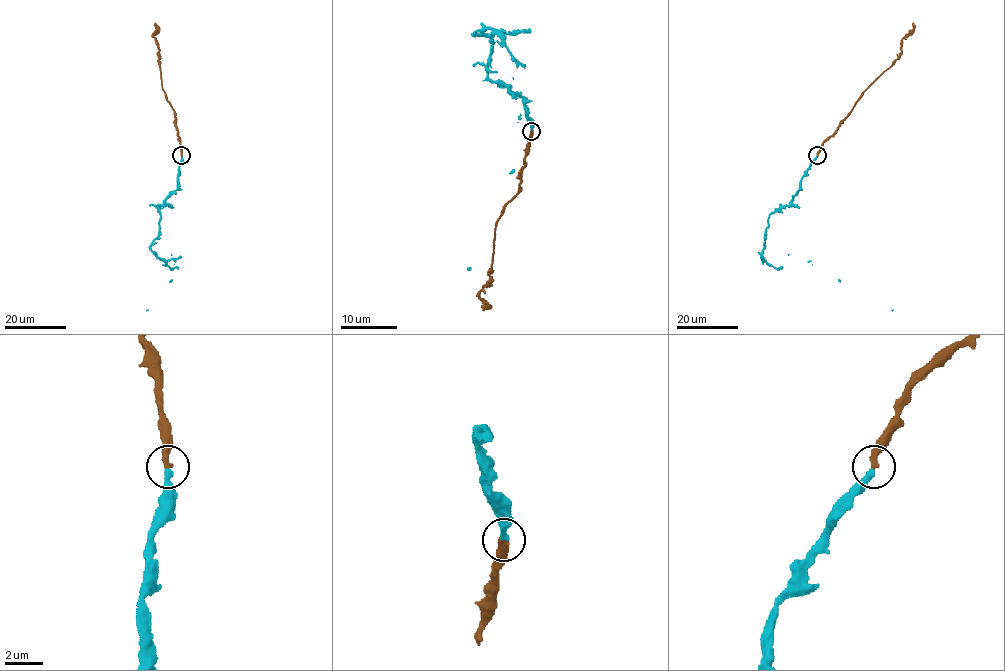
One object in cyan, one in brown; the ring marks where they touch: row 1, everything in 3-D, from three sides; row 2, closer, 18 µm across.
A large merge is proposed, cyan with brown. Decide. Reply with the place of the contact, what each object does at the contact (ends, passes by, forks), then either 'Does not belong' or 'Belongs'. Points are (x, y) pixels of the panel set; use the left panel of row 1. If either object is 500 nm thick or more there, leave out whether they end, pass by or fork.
Place: (181, 155). At the ring cyan ends. At the ring brown ends. Belongs

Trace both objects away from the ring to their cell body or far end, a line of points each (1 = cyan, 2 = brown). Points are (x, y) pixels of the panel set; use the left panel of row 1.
1: (182, 156), (178, 188), (158, 206), (159, 235), (151, 247), (177, 266), (172, 254), (172, 280), (146, 310)
2: (182, 156), (175, 112), (162, 88), (159, 47), (153, 36), (155, 22)

